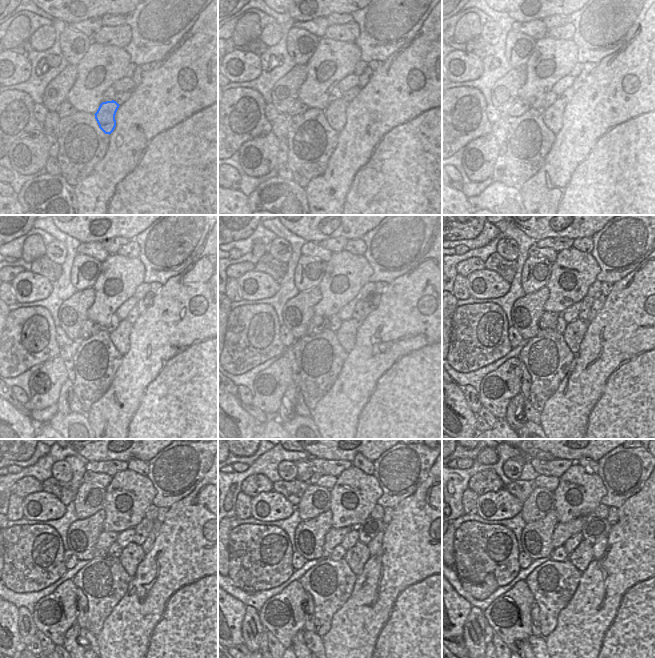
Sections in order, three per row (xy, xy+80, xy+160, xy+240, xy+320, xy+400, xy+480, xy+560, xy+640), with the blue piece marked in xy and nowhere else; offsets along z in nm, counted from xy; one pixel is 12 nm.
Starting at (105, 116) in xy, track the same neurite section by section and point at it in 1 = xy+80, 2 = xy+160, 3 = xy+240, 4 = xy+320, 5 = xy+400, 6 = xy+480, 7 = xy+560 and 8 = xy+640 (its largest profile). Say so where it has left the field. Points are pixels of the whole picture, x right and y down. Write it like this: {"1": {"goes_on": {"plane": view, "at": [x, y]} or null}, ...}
{"1": {"goes_on": {"plane": "xy+80", "at": [335, 112]}}, "2": {"goes_on": {"plane": "xy+160", "at": [555, 113]}}, "3": {"goes_on": {"plane": "xy+240", "at": [120, 336]}}, "4": {"goes_on": {"plane": "xy+320", "at": [346, 335]}}, "5": {"goes_on": {"plane": "xy+400", "at": [574, 333]}}, "6": {"goes_on": {"plane": "xy+480", "at": [131, 556]}}, "7": {"goes_on": {"plane": "xy+560", "at": [357, 556]}}, "8": {"goes_on": {"plane": "xy+640", "at": [581, 557]}}}

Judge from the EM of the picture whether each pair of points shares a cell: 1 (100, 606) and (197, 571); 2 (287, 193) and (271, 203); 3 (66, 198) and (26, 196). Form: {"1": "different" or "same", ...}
{"1": "different", "2": "same", "3": "same"}

